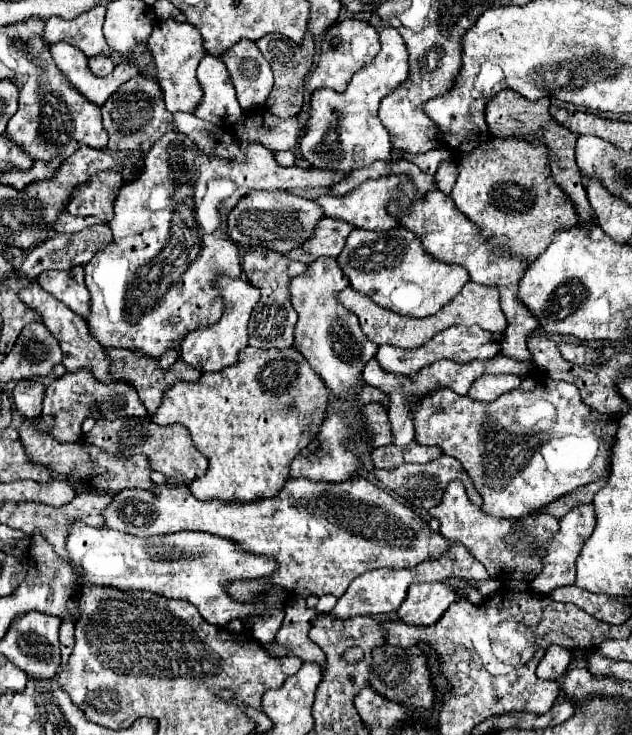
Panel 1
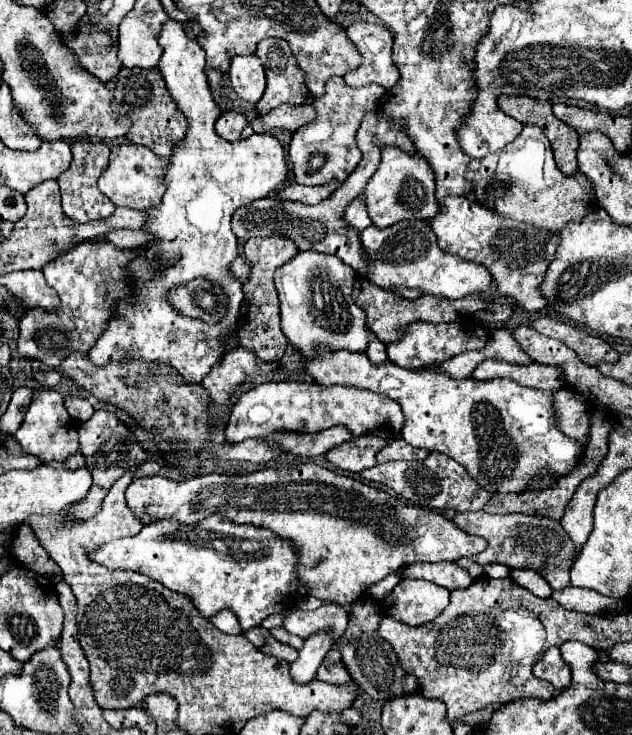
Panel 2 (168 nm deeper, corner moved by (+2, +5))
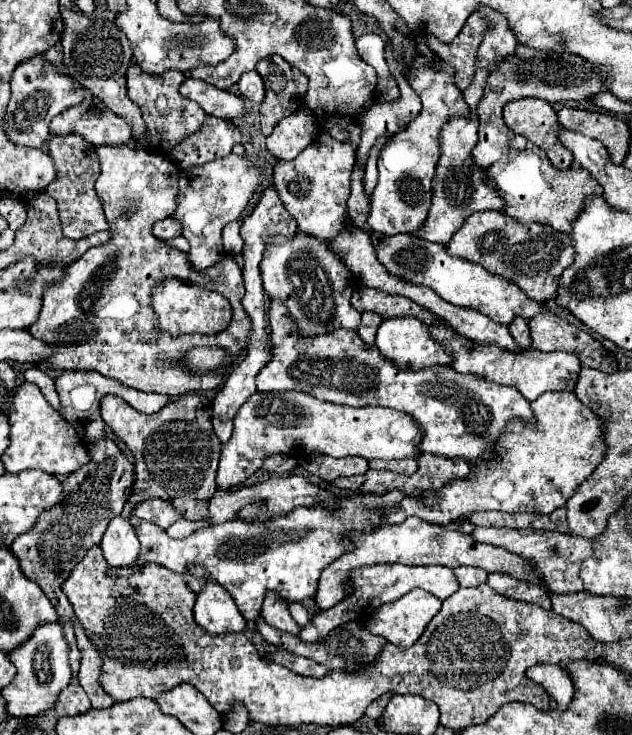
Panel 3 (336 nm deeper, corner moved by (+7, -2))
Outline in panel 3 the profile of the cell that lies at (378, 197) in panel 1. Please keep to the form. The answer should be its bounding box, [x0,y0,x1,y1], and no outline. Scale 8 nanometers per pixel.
[369,63,469,233]

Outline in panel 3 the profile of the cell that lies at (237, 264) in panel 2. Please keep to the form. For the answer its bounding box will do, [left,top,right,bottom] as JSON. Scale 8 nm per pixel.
[29,145,251,397]

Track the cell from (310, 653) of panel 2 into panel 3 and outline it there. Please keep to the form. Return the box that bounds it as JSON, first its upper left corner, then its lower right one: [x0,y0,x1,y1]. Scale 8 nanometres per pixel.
[299,563,459,643]

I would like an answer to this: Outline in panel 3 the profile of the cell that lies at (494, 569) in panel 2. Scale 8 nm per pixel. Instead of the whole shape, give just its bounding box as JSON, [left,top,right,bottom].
[453,567,487,587]

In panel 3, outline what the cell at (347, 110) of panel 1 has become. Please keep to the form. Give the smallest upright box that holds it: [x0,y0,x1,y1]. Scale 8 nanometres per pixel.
[273,133,355,239]

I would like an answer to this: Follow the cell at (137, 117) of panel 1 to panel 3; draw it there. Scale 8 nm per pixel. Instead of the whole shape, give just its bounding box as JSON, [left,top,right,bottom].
[127,63,205,157]

